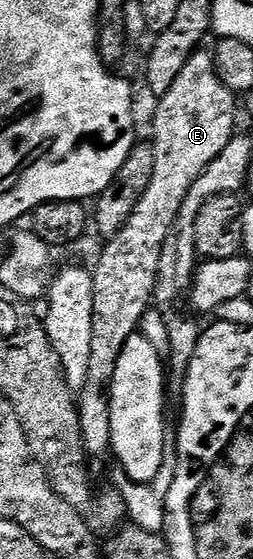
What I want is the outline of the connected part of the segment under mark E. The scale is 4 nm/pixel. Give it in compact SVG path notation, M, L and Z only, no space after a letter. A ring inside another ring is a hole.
M204 49L197 50L190 56L186 65L182 65L182 73L165 95L159 96L156 107L156 120L152 123L150 142L154 149L154 173L150 177L150 185L146 185L146 193L134 205L134 213L130 213L130 221L117 235L111 236L104 247L104 252L96 259L96 267L92 272L92 320L90 321L90 341L88 342L88 360L86 361L86 381L78 388L75 396L76 412L80 418L80 436L84 449L89 456L108 455L112 438L110 437L110 401L108 388L112 386L114 365L118 365L118 353L122 353L122 345L130 341L130 337L141 330L143 315L150 310L155 293L155 278L158 277L158 257L161 256L162 241L166 241L166 233L170 233L170 225L174 225L174 217L178 217L178 209L182 209L182 201L186 201L186 193L190 193L190 185L198 181L198 177L226 149L232 139L236 127L237 96L216 75L216 66L211 54Z

